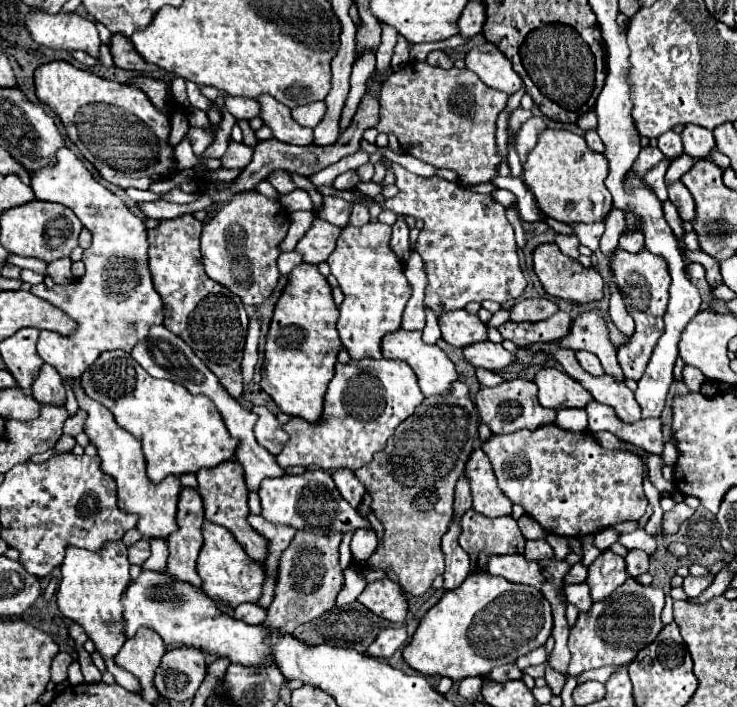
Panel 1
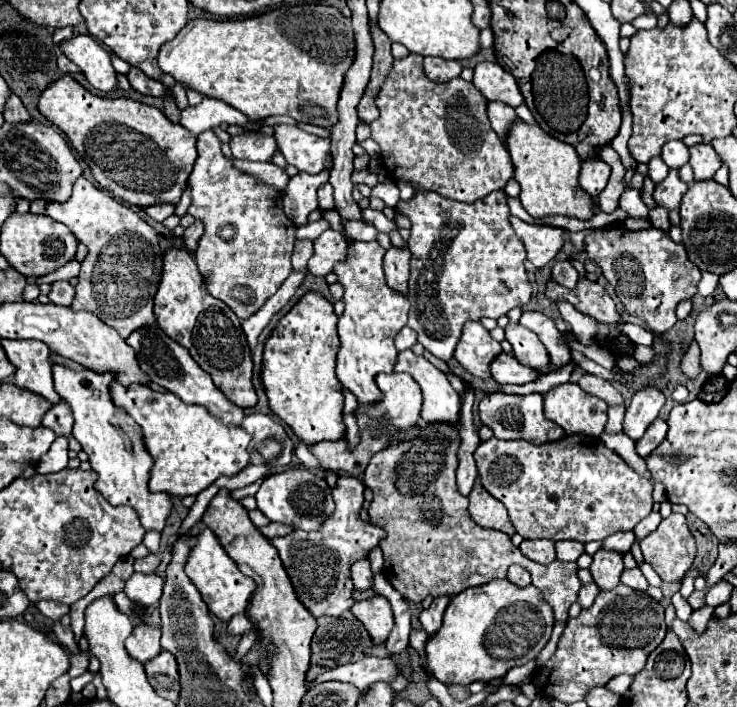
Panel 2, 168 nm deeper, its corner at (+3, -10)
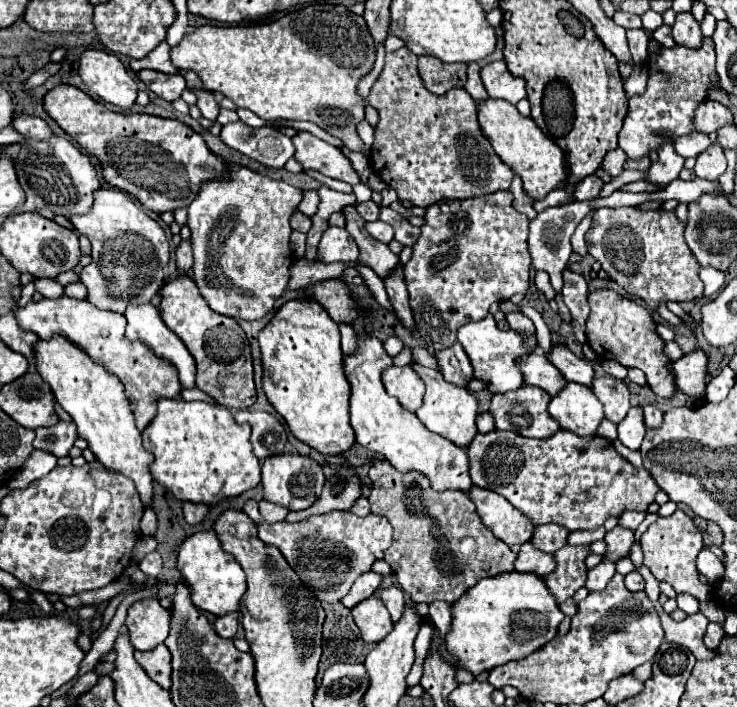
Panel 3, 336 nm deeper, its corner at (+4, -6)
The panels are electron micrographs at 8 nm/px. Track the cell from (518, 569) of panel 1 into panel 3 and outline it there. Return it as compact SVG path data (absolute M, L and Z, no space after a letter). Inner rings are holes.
M526 542L526 544L522 544L522 548L518 552L516 570L544 576L544 574L554 570L554 556L552 554L544 554L544 552L536 550L530 542Z

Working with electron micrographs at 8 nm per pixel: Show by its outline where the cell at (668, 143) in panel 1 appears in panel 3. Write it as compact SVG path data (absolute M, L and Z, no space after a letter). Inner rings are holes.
M696 132L696 134L686 134L674 140L674 150L682 156L682 158L690 158L690 156L698 156L700 152L704 152L712 142L708 140L708 136L704 132Z

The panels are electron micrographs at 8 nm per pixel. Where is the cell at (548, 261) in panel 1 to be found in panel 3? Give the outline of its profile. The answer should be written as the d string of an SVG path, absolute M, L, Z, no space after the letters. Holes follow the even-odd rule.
M608 288L590 290L588 304L590 304L590 316L586 320L586 338L596 356L600 360L618 360L626 368L640 368L646 374L648 386L654 390L654 394L670 398L674 394L676 384L672 374L666 370L670 360L662 354L664 342L658 338L654 330L656 324L650 312Z

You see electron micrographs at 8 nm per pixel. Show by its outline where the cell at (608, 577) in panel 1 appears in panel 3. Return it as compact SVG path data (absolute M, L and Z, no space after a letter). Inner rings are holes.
M616 526L612 532L608 532L604 536L604 542L606 542L606 552L604 552L602 560L618 562L620 558L624 558L628 554L628 550L630 550L630 546L634 542L634 532Z

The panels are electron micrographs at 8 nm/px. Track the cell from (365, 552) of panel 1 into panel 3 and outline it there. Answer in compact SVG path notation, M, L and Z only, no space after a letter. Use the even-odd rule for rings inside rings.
M372 570L360 574L360 578L356 578L354 586L350 588L350 592L344 596L342 604L344 604L346 608L352 608L352 606L356 606L358 602L370 598L370 596L374 594L374 590L380 586L380 582L382 582L382 576L376 574L376 572L372 572Z

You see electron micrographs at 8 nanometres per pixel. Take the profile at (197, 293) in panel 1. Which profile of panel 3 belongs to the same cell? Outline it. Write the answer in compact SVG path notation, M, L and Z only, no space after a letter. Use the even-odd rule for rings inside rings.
M178 274L176 278L168 280L162 286L162 300L158 304L160 316L164 324L186 344L190 354L196 360L198 374L196 374L196 386L210 394L218 404L230 408L230 410L244 410L256 402L256 388L254 388L254 378L252 378L252 356L250 356L250 344L244 334L244 330L238 326L234 318L228 318L224 314L214 312L208 302L202 298L196 282L188 274Z

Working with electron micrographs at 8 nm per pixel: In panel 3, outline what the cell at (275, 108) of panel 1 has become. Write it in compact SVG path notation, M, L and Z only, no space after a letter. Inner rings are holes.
M298 132L296 136L292 136L292 144L296 148L294 158L302 164L304 170L316 170L324 176L344 180L352 186L362 182L350 160L342 154L342 150L316 138L314 134Z

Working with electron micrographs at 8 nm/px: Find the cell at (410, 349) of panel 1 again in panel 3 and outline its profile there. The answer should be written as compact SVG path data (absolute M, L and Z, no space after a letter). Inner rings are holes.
M410 364L412 366L412 370L416 370L418 372L418 376L424 380L424 384L426 384L426 394L424 394L424 404L416 410L416 416L420 418L420 422L428 428L428 430L432 430L432 432L436 432L436 434L440 434L440 436L444 436L444 438L448 438L450 442L454 442L456 446L468 446L470 442L472 442L472 438L476 436L476 414L478 414L478 402L476 402L476 398L468 392L468 390L464 390L464 388L458 388L458 386L452 386L452 384L448 384L444 378L442 378L442 372L438 372L438 370L432 370L432 368L424 368L424 366L420 366L420 364Z

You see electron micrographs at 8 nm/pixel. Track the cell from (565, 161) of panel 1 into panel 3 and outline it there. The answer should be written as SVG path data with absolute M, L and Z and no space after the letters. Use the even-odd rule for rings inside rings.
M486 100L478 104L478 120L482 126L484 136L490 140L496 154L502 158L504 164L508 164L514 174L518 174L524 182L524 192L532 200L542 200L548 192L566 186L568 182L568 164L564 150L552 142L532 118L522 116L516 106L504 102L504 100Z

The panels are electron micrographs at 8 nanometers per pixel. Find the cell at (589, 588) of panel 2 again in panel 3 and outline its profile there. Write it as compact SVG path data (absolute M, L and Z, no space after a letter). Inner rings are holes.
M600 562L596 568L588 570L588 578L584 588L588 592L596 592L596 590L604 590L604 586L610 582L610 578L614 576L616 566L612 562Z

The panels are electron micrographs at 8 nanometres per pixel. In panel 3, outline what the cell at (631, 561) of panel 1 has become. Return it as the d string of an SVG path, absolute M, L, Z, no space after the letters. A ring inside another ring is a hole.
M634 570L634 572L626 574L626 586L628 586L628 590L632 590L632 592L644 590L644 578Z

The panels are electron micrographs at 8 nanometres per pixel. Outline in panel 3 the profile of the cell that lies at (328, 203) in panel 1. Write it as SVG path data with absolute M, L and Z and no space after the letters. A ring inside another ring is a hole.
M380 220L366 222L366 230L368 230L370 236L374 236L376 240L380 240L380 242L384 242L384 244L388 244L388 242L394 238L392 226L388 226L386 222L380 222Z

